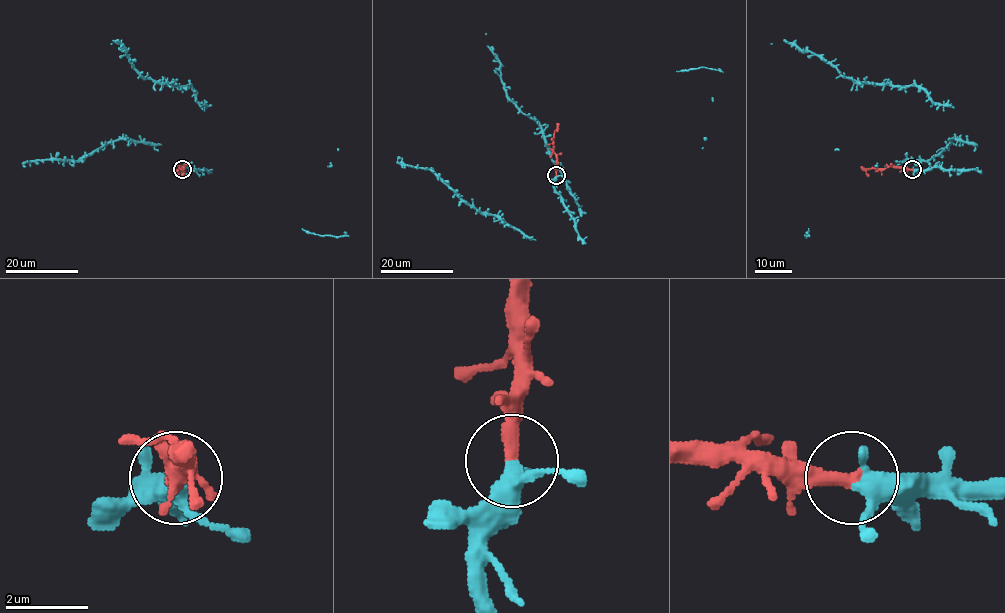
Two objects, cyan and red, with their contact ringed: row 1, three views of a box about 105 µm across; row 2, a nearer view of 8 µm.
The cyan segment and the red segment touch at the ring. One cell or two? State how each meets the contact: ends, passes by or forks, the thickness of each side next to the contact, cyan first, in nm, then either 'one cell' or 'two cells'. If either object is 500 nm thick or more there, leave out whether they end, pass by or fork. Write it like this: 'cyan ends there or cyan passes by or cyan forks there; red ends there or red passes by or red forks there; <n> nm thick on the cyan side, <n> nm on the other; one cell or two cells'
cyan passes by; red ends there; 360 nm thick on the cyan side, 360 nm on the other; one cell

